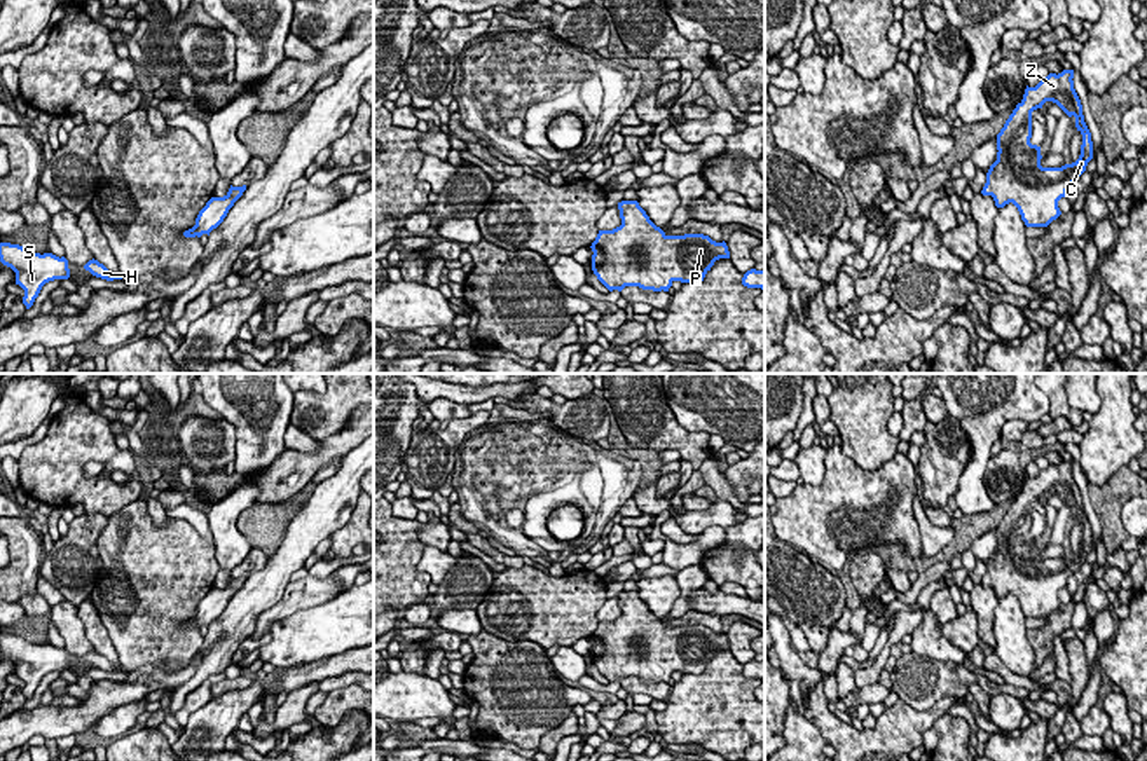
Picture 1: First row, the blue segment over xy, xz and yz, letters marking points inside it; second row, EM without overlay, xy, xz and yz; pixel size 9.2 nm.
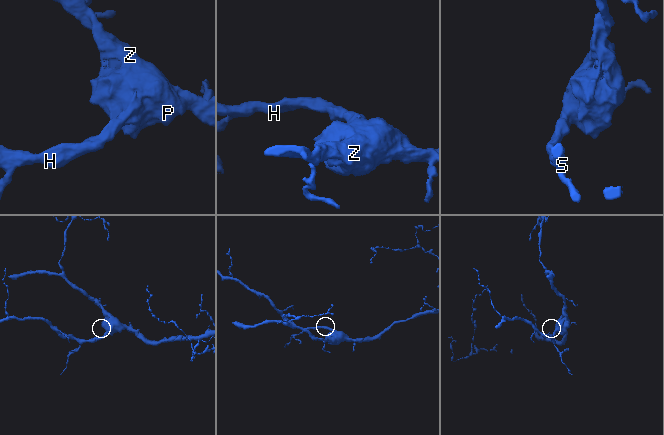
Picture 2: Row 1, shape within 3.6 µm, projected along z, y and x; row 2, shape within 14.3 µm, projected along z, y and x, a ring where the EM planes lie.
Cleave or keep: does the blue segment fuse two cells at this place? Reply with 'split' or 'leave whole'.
leave whole

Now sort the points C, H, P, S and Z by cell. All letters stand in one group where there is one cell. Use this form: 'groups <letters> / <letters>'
groups C H P S Z

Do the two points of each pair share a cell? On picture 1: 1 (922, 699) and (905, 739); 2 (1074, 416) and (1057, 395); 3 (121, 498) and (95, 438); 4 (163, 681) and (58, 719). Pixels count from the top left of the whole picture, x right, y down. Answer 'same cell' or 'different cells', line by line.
1: different cells
2: same cell
3: same cell
4: same cell

